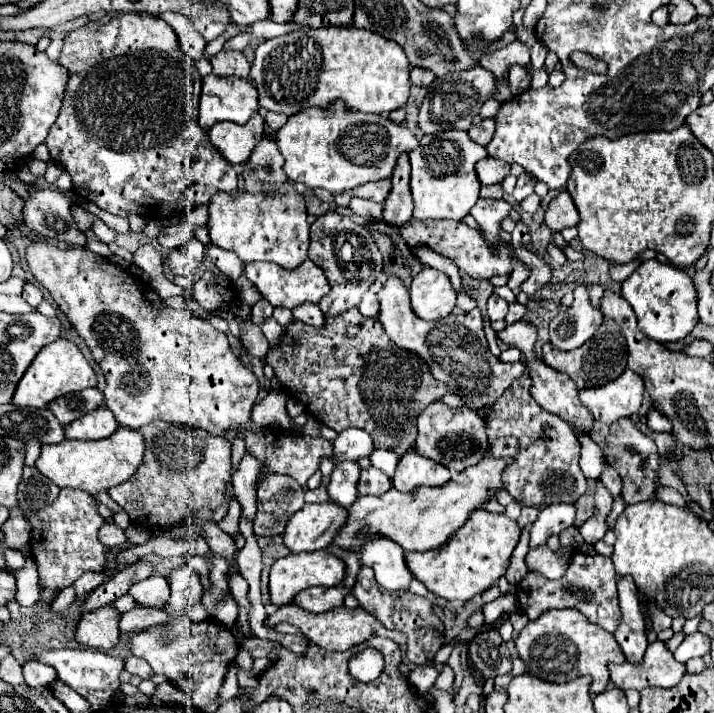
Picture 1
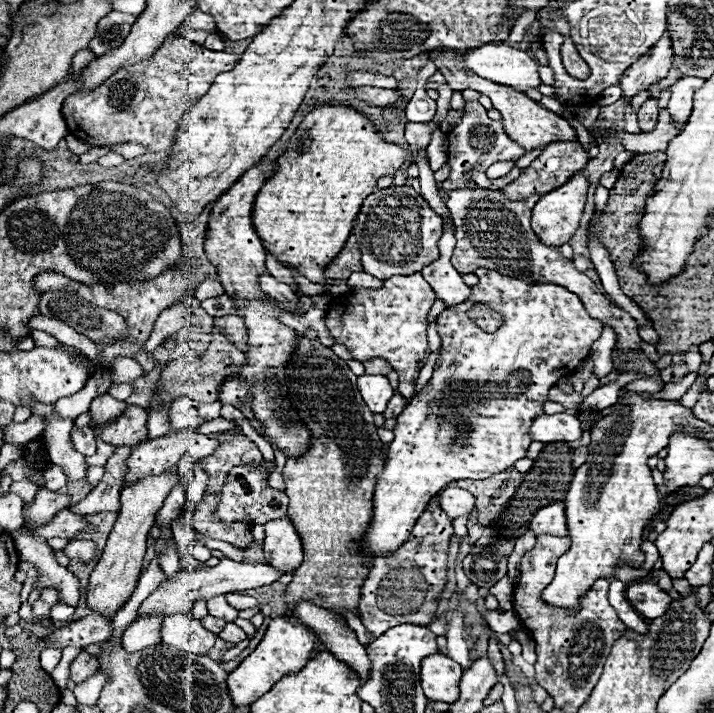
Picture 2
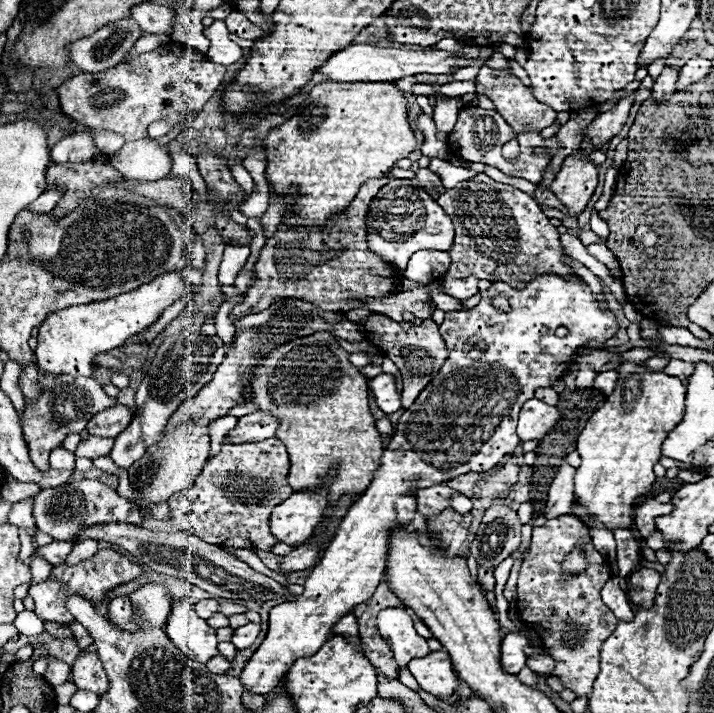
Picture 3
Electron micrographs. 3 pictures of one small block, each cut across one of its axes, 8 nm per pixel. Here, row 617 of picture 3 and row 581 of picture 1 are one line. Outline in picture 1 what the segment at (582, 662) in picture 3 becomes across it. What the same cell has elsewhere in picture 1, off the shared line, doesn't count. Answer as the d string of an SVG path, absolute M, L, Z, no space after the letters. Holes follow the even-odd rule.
M574 552L570 556L568 570L560 580L548 580L538 572L528 572L516 588L516 598L528 620L538 618L544 610L550 608L578 608L590 622L602 626L606 632L614 632L622 616L616 598L616 572L612 560L600 554Z

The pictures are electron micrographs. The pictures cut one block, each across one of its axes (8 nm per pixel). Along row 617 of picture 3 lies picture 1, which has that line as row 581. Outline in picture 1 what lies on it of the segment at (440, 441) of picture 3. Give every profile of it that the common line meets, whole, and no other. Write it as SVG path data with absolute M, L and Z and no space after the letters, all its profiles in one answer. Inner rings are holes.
M318 550L318 552L310 552L310 554L288 554L286 558L280 558L272 564L272 570L270 570L270 600L272 600L272 604L284 606L284 604L290 604L292 598L304 588L338 586L346 578L344 566L346 566L344 560L336 558L328 550Z

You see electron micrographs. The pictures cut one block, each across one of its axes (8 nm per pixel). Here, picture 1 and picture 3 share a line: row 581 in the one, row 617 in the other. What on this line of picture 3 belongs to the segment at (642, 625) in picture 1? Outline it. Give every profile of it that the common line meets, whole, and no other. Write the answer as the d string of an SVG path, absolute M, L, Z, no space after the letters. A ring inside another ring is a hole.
M619 576L611 577L604 588L602 588L602 601L614 614L618 620L632 620L634 610L630 606L630 600L626 592L620 588L621 578Z

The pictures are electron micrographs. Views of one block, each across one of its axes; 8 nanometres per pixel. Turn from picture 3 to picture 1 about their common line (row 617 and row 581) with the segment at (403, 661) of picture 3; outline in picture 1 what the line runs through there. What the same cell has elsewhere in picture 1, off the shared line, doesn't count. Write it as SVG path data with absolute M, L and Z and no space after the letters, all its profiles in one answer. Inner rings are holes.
M374 536L358 548L360 560L366 566L372 566L376 572L376 580L380 586L388 590L404 590L408 588L412 574L404 562L404 550L398 544L386 540L386 536Z

